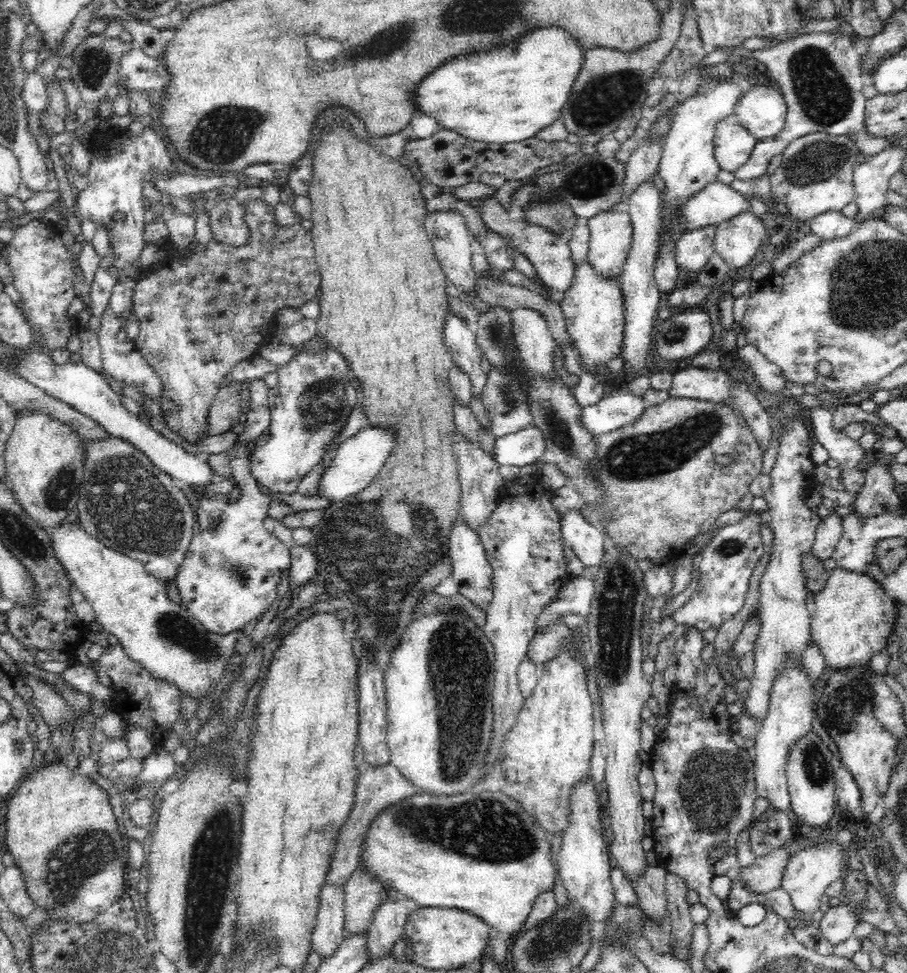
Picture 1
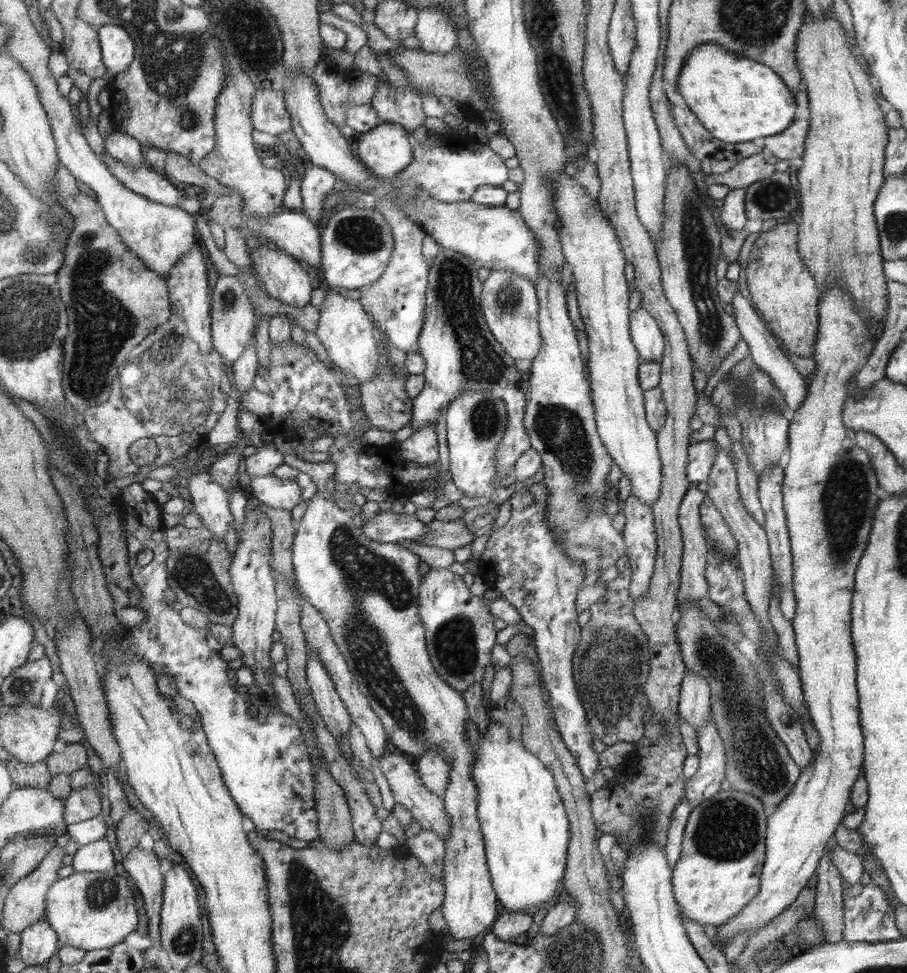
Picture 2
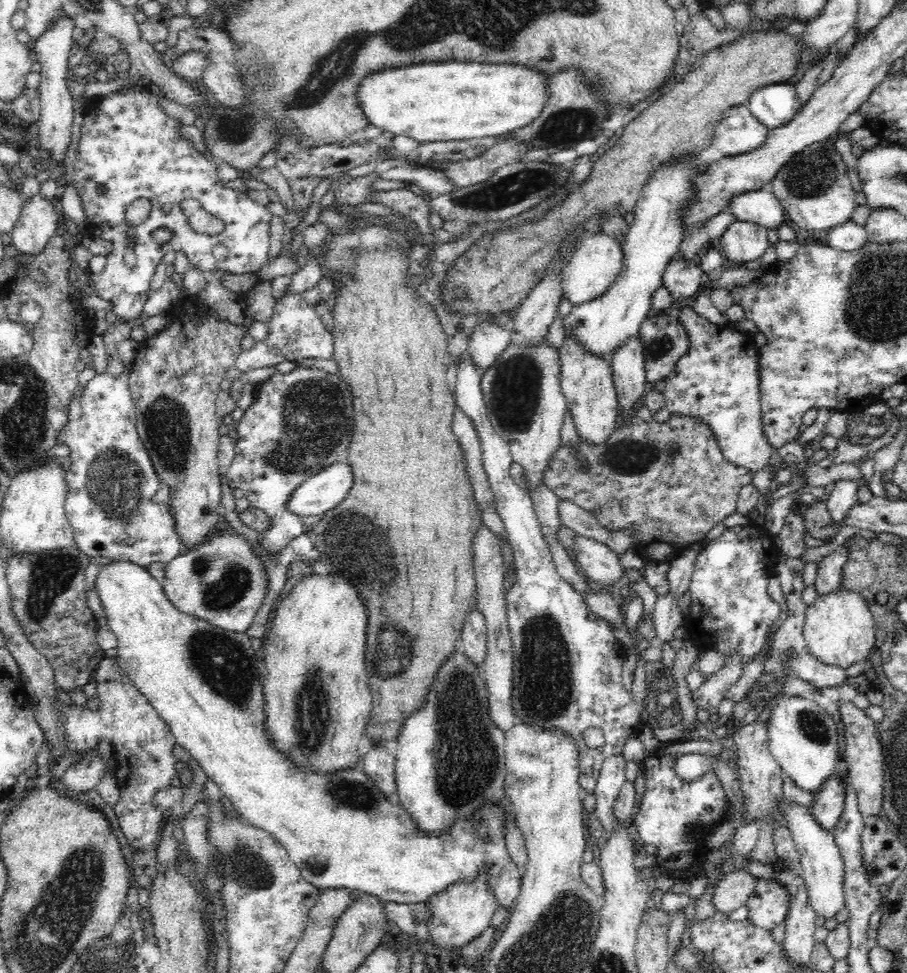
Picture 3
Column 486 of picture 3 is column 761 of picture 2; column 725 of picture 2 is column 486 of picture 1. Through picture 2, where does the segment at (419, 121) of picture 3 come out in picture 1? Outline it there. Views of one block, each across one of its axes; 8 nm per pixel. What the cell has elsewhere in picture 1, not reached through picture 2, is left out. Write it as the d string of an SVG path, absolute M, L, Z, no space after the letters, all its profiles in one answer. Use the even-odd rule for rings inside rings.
M554 25L532 30L530 34L500 48L488 48L470 56L458 56L420 82L416 88L416 111L434 117L444 129L456 130L472 140L500 144L526 140L562 116L576 76L582 70L585 50L578 44L578 39L572 37L571 32Z

